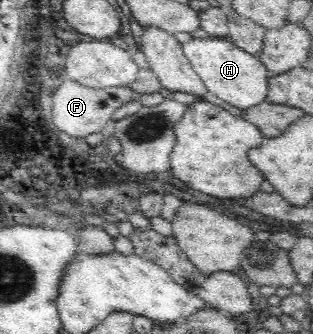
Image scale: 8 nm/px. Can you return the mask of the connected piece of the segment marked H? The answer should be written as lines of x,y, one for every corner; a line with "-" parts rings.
227,38
195,39
181,45
184,56
196,70
204,85
225,103
248,109
262,103
268,95
268,74
258,55
252,55

